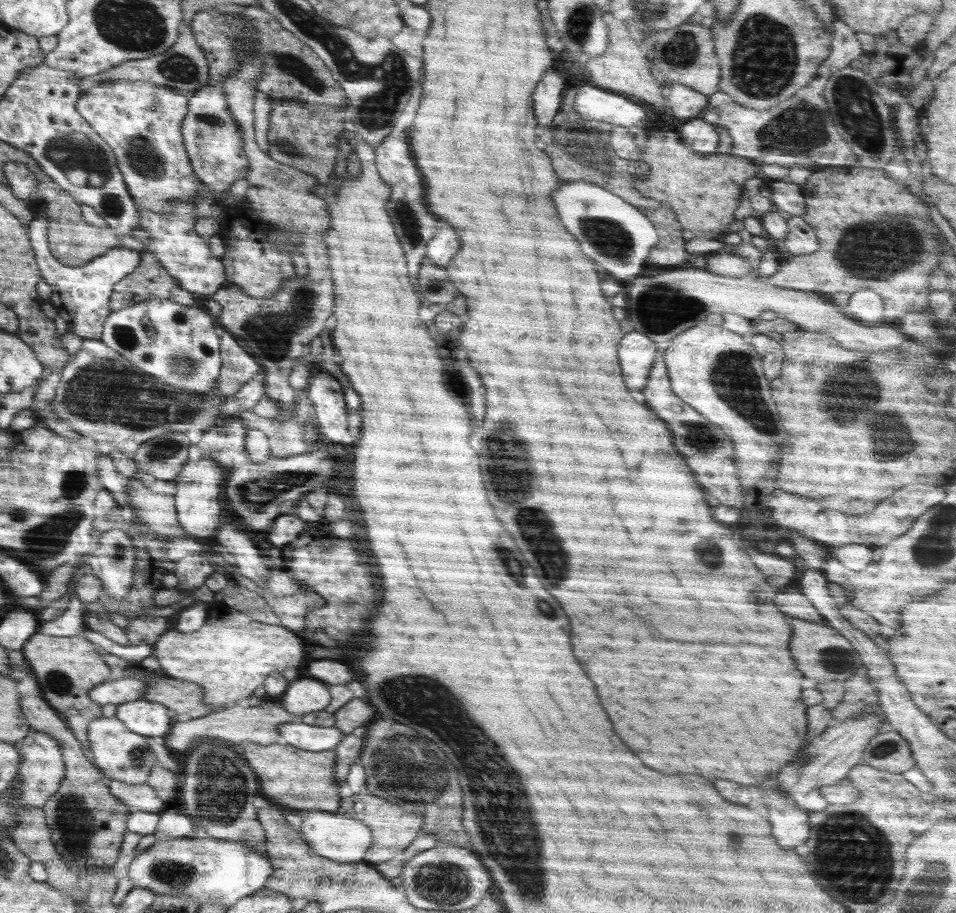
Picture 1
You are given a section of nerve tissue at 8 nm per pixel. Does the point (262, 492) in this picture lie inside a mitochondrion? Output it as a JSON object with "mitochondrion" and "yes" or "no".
{"mitochondrion":"yes"}

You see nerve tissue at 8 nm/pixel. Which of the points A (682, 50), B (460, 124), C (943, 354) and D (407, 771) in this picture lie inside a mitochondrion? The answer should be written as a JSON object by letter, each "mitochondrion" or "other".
{"A":"mitochondrion","B":"other","C":"other","D":"mitochondrion"}

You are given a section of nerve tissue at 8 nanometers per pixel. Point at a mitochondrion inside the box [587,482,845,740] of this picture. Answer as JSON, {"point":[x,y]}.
{"point":[709,555]}

